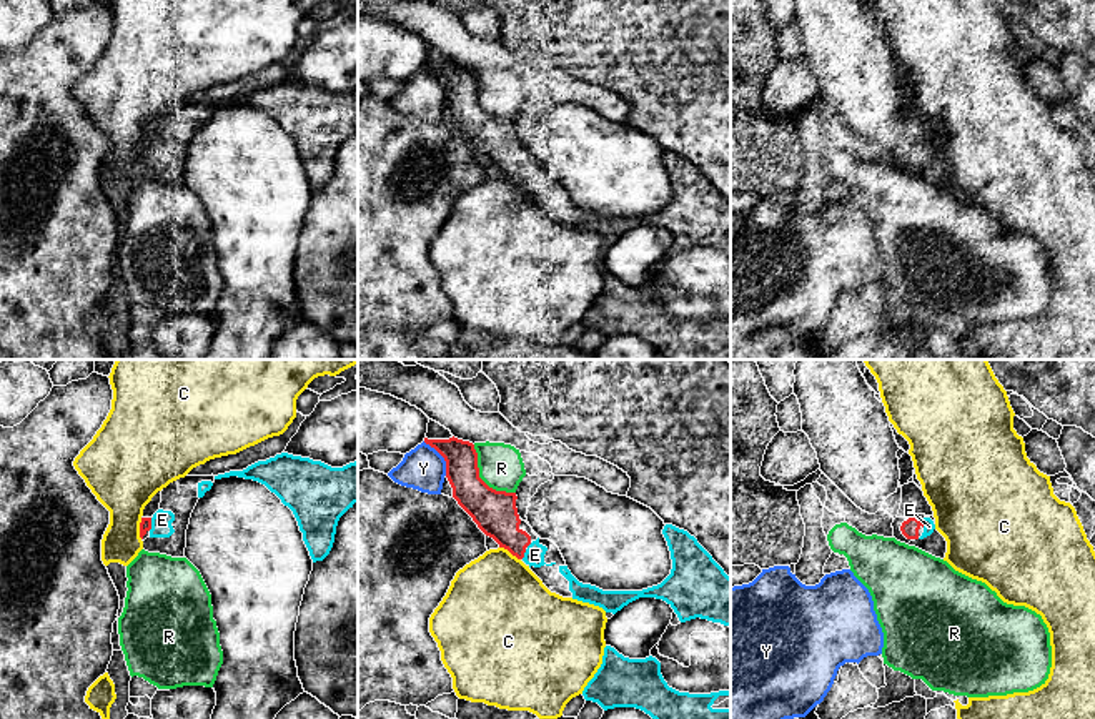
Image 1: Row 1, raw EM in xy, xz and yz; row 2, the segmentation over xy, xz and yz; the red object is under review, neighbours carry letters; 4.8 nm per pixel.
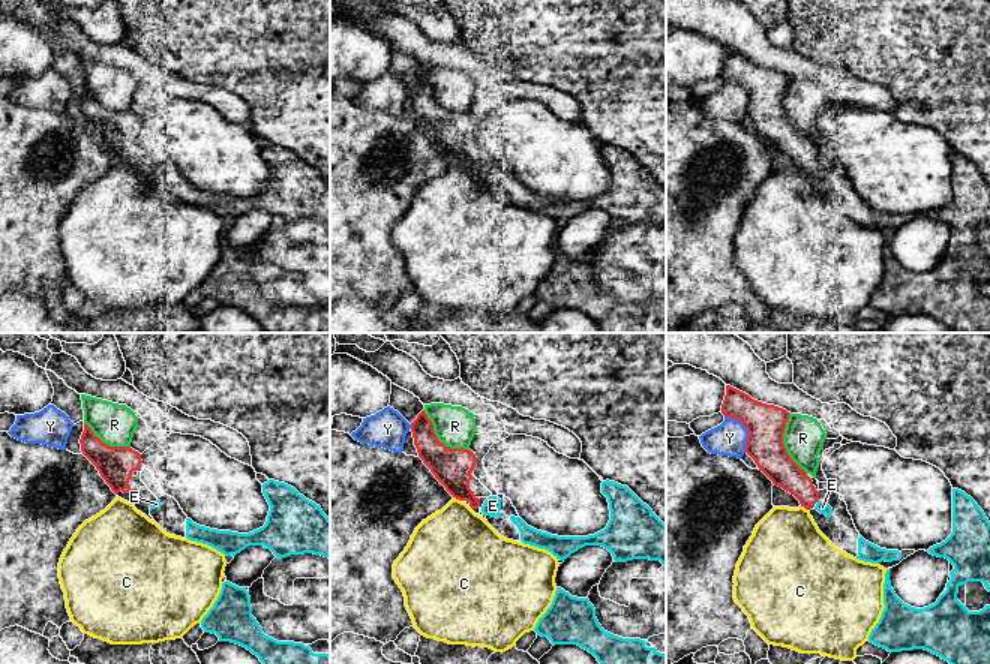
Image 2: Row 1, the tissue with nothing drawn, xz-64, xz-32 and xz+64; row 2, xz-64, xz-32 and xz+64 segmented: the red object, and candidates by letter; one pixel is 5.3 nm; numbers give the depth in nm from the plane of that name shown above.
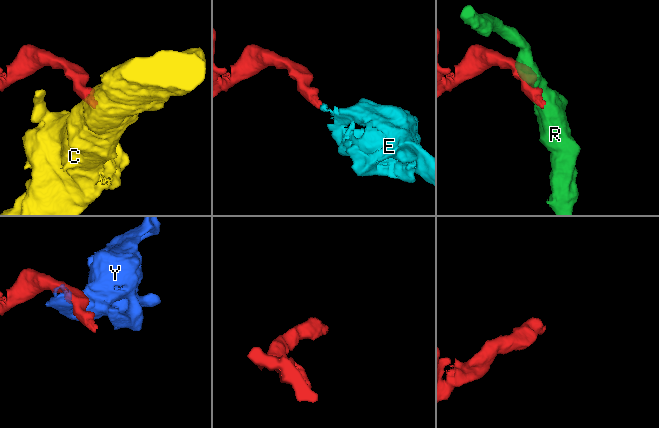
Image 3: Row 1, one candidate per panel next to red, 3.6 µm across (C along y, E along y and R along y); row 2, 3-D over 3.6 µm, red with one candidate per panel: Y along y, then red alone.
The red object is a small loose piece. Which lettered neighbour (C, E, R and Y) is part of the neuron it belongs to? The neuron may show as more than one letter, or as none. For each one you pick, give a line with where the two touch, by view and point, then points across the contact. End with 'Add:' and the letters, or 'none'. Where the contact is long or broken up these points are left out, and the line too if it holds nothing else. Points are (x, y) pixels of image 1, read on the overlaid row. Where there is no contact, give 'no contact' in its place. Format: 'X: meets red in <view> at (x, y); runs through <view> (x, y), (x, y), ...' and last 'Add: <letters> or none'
E: meets red in xy at (150, 525)
Add: E

